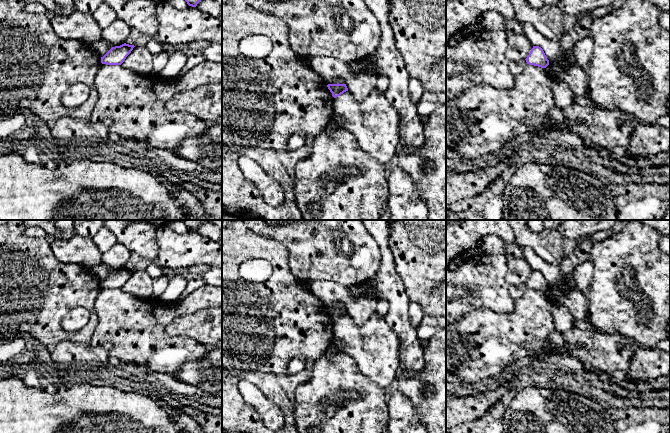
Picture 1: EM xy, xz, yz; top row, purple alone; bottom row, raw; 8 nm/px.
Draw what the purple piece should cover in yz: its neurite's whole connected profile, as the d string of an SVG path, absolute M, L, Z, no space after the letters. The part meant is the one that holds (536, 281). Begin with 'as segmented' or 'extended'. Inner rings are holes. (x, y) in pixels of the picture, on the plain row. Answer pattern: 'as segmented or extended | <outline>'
as segmented | M533 270L525 284L527 288L541 292L546 292L549 289L549 284L547 283L543 273L539 270Z

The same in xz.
as segmented | M328 308L327 309L328 313L330 314L330 316L332 317L332 320L334 322L340 320L341 318L343 318L344 316L348 315L348 312L346 310L346 308Z

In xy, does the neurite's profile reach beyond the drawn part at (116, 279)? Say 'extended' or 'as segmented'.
as segmented

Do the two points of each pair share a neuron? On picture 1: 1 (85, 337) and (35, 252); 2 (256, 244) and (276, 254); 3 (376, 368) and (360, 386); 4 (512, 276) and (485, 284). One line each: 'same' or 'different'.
1: same
2: same
3: different
4: different

